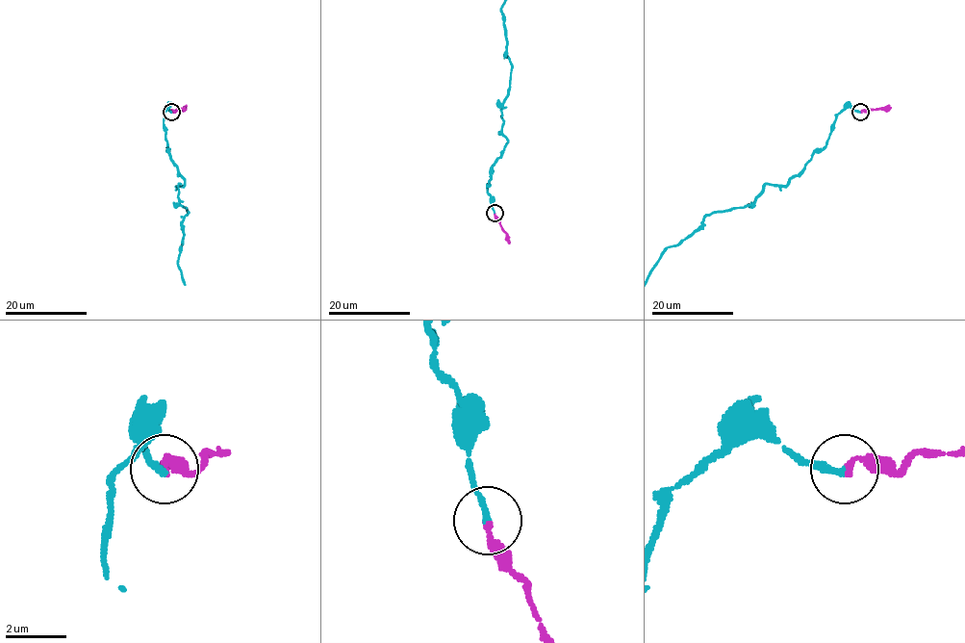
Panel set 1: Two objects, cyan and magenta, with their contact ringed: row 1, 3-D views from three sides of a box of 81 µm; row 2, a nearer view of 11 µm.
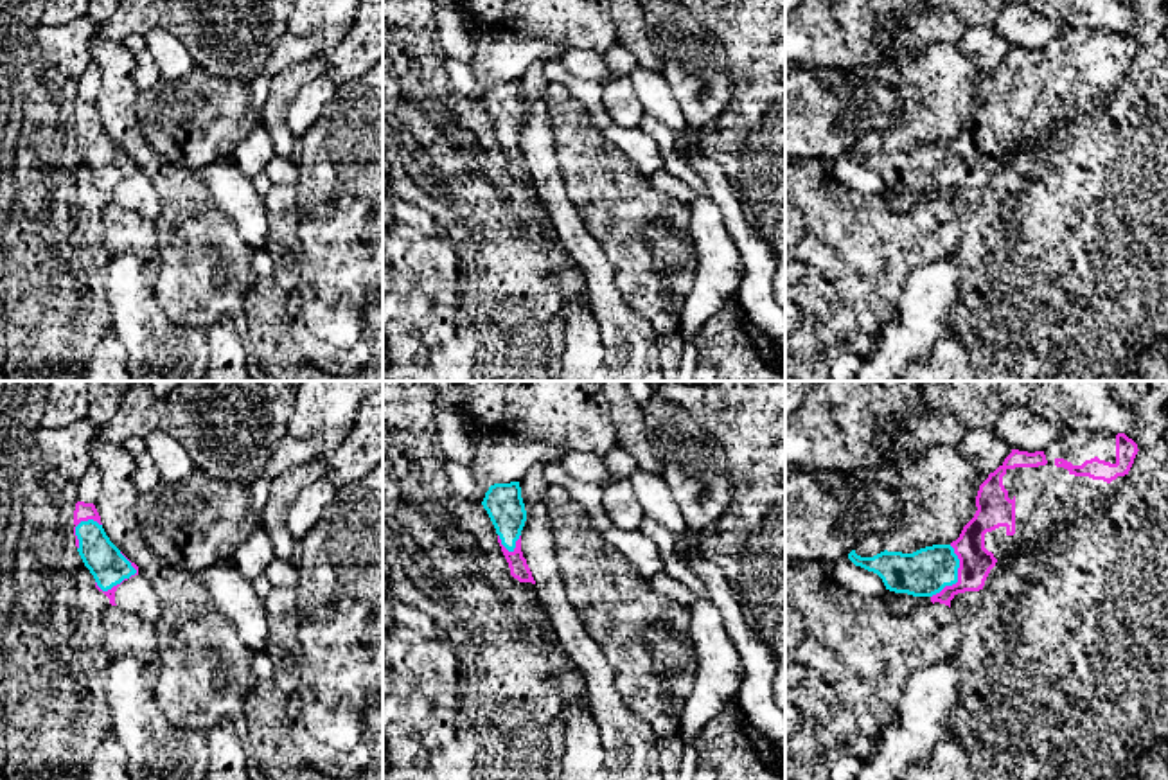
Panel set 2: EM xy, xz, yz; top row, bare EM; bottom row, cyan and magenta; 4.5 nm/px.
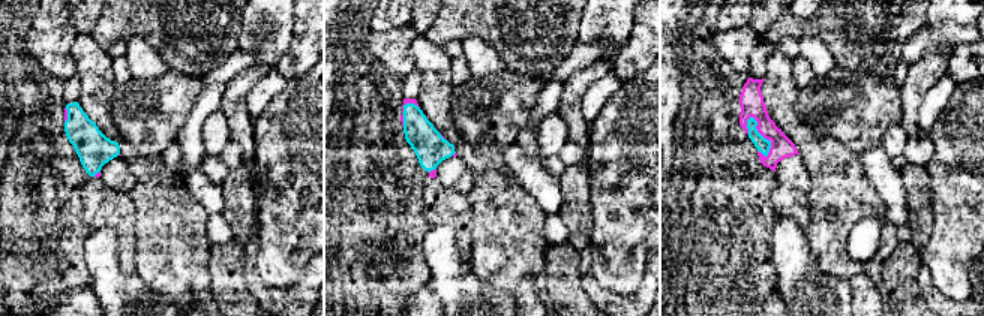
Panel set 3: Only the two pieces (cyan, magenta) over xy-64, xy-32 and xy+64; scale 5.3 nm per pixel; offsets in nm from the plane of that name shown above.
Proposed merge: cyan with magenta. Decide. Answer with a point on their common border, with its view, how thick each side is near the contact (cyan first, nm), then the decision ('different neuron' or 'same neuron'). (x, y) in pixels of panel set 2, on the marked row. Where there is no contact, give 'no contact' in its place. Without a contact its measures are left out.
yz (956, 576) | 220/150 nm | same neuron

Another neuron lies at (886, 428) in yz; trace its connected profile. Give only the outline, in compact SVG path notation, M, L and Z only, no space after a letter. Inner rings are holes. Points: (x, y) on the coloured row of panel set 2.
M882 421L879 424L879 430L875 433L875 446L868 451L866 455L866 462L863 465L861 471L855 473L855 476L863 478L866 476L870 471L877 469L882 465L880 458L879 458L879 451L893 439L893 435L897 433L897 424L893 421Z

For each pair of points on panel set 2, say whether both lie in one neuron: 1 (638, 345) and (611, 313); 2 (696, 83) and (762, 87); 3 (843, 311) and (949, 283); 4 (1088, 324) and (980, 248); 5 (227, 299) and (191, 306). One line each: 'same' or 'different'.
1: same
2: different
3: different
4: same
5: same

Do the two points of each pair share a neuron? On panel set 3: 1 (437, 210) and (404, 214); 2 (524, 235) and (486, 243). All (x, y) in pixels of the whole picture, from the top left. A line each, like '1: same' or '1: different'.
1: different
2: same

